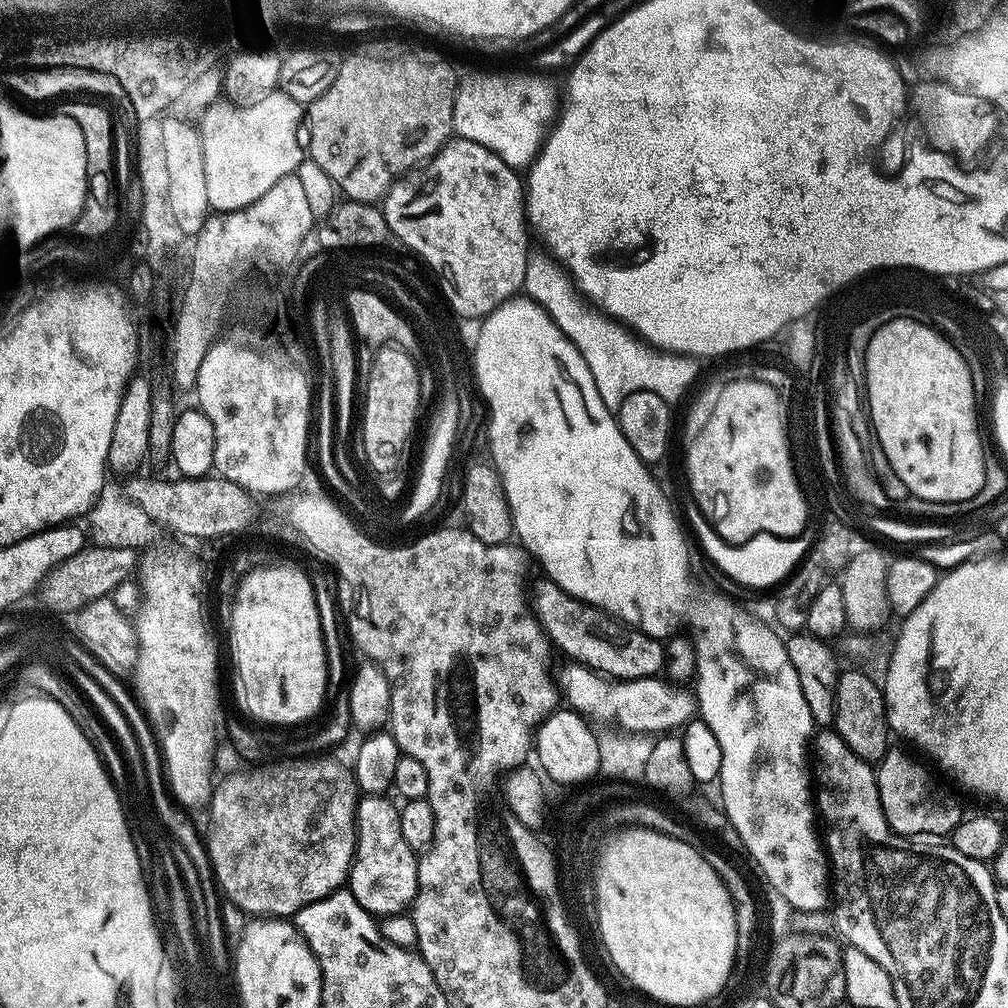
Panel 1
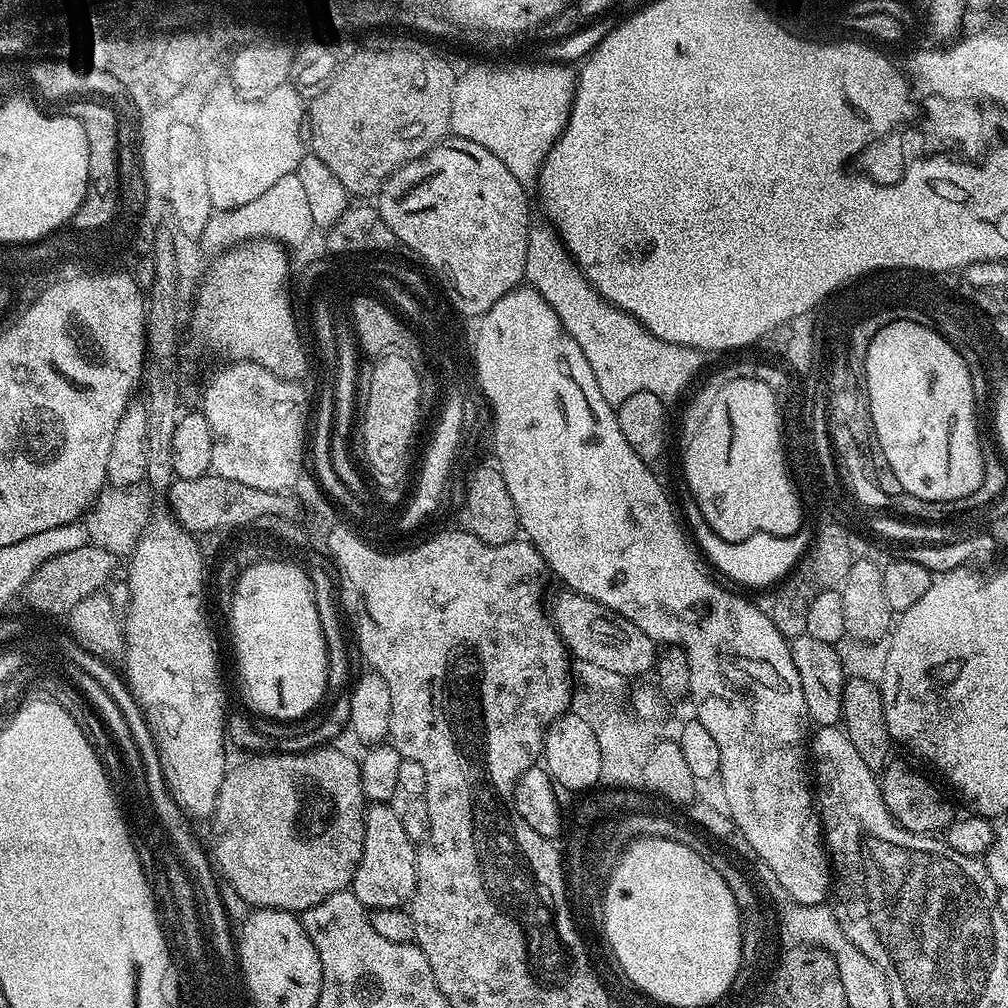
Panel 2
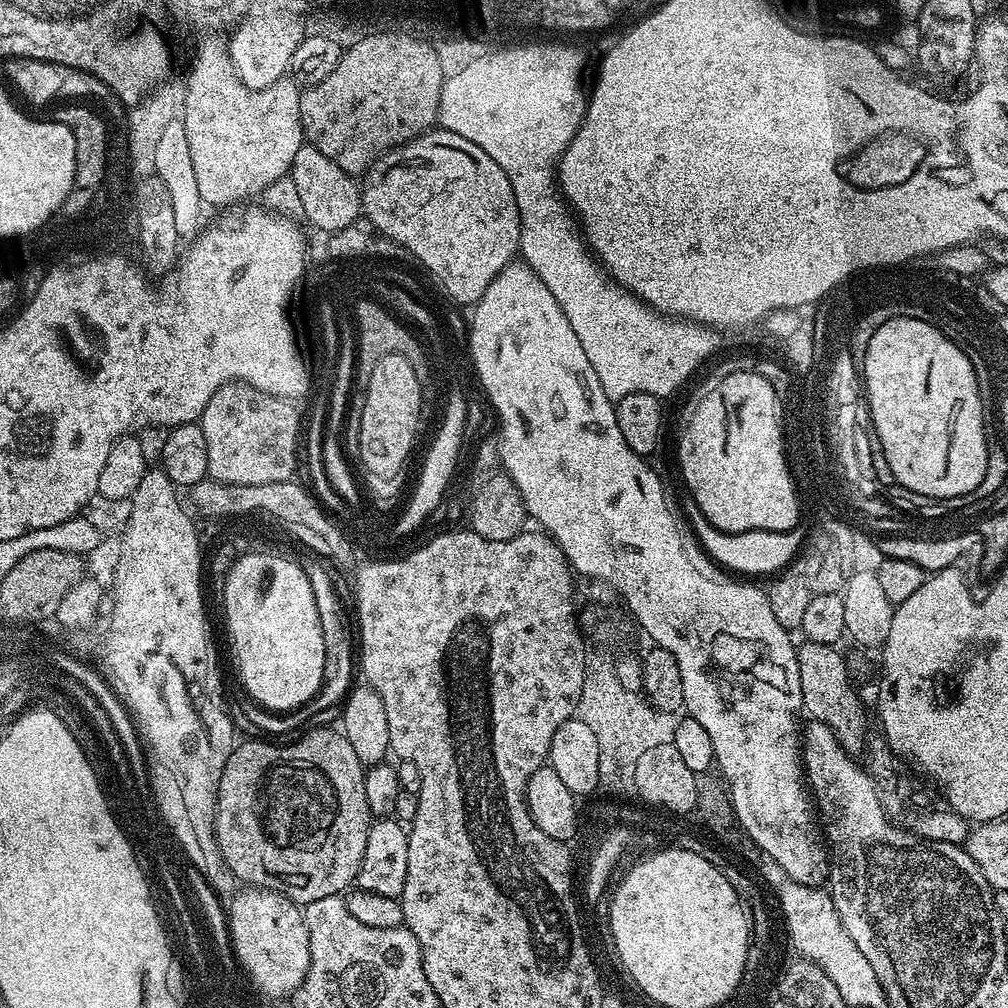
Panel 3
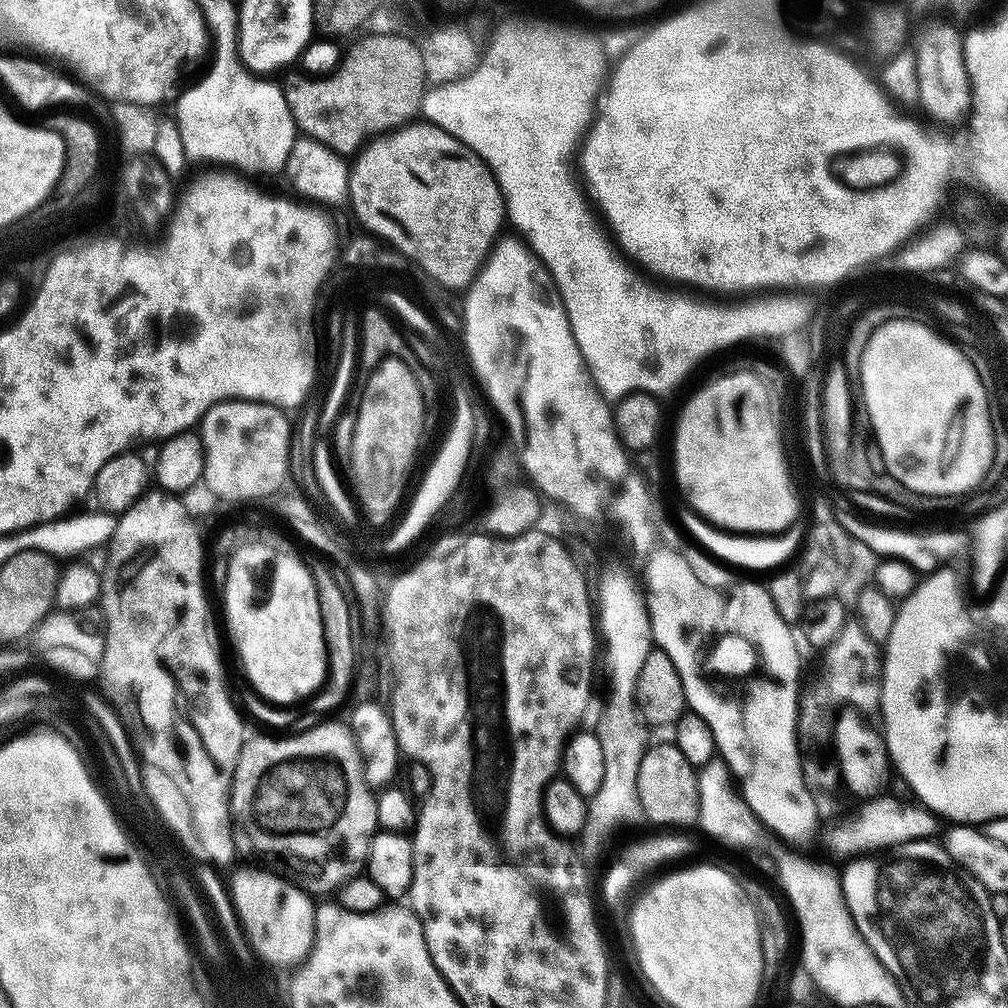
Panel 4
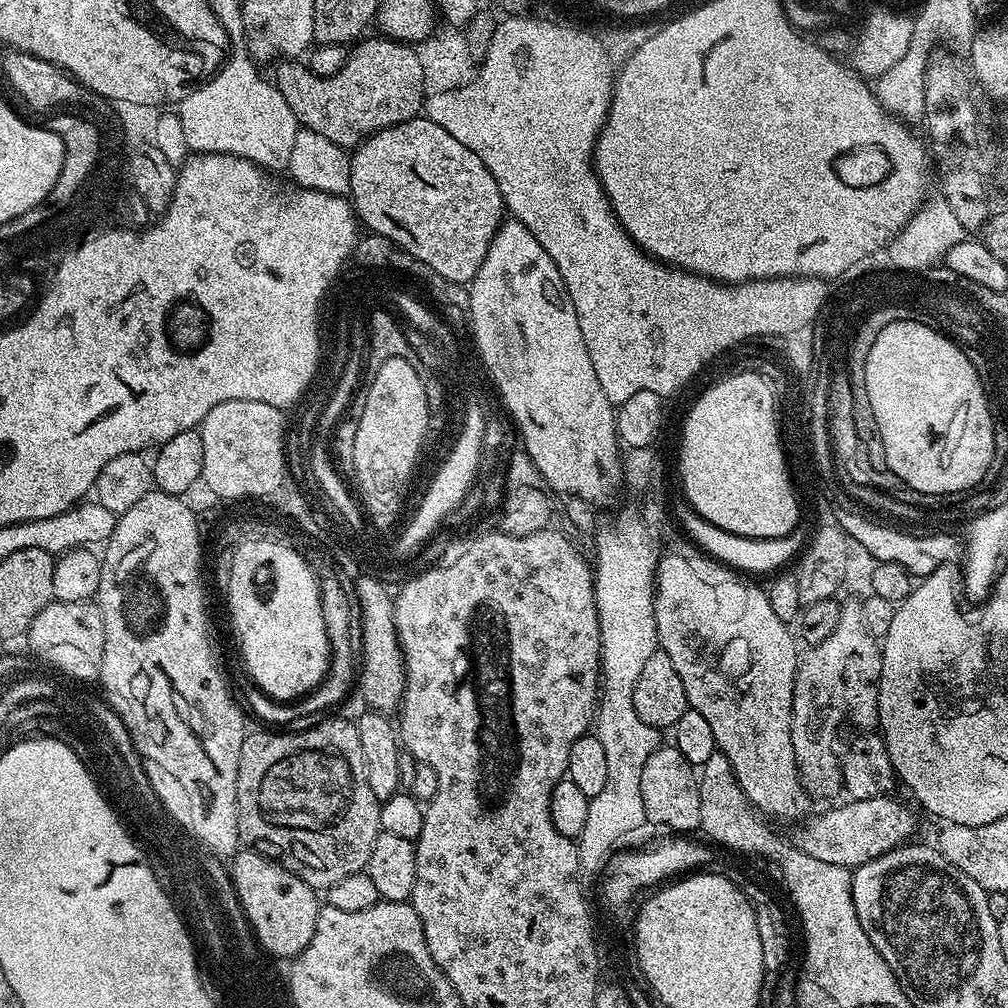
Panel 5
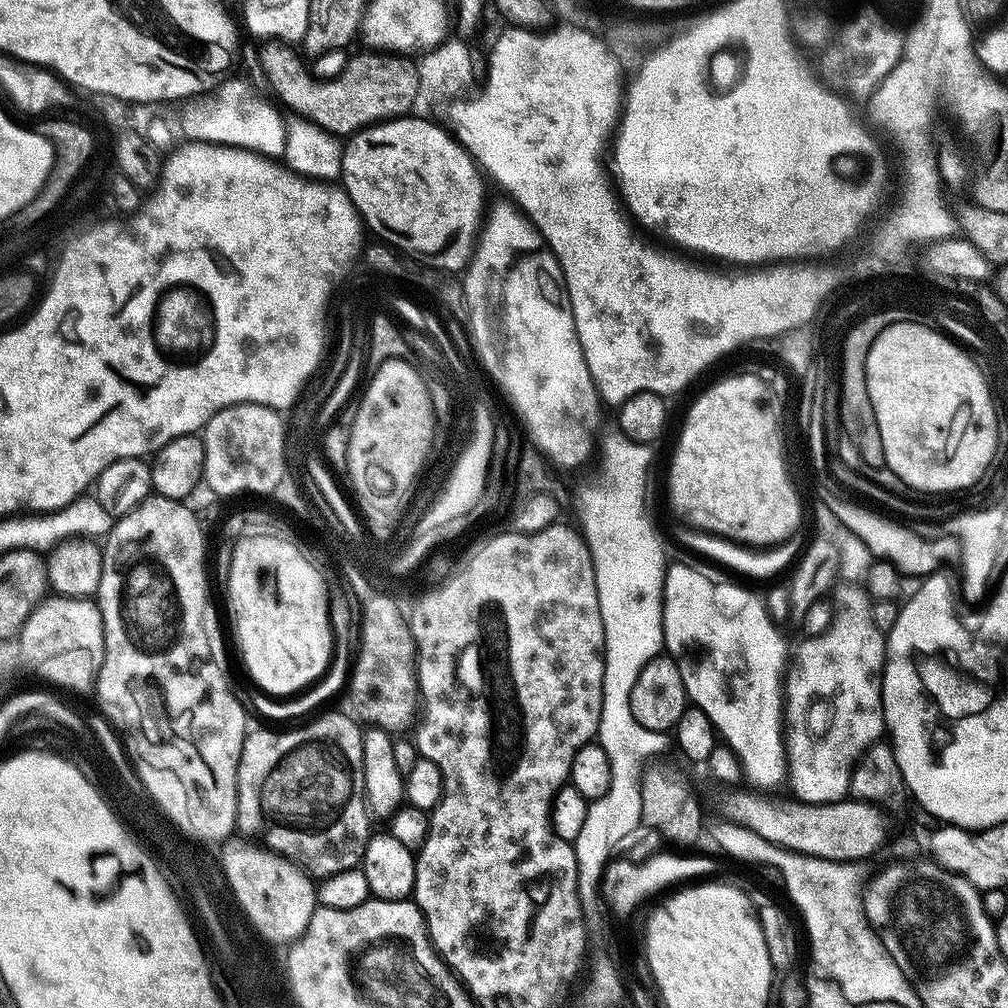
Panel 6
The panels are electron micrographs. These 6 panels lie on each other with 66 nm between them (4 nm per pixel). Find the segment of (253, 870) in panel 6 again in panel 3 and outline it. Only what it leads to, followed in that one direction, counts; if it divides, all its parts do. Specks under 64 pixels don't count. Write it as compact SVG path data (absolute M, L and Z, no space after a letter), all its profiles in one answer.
M244 890L231 903L227 918L236 959L247 979L261 993L291 997L304 985L312 955L301 905L280 892Z

